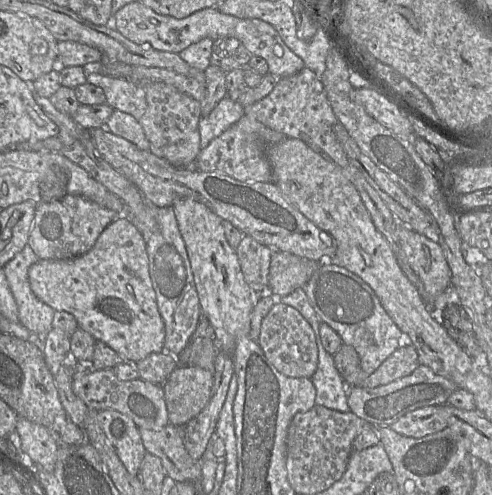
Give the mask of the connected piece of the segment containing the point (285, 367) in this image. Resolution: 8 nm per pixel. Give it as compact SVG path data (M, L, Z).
M282 302L272 306L262 321L258 343L266 359L280 373L288 377L313 376L318 365L318 348L314 331L295 308Z

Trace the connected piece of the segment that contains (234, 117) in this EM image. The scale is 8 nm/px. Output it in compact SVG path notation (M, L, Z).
M228 96L221 99L209 115L201 116L199 120L201 149L207 147L211 140L237 123L243 115L244 106L240 103Z

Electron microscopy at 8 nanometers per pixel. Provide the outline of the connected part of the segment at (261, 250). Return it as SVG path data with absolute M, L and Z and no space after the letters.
M243 235L236 252L244 279L250 288L257 293L270 289L268 275L273 250L251 236Z

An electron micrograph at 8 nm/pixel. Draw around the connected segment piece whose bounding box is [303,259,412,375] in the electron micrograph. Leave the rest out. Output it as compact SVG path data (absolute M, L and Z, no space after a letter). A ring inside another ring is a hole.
M332 263L321 264L303 287L320 322L328 324L341 337L342 342L352 346L359 355L359 367L368 375L396 349L411 345L411 339L393 322L371 287L359 276L346 268Z

